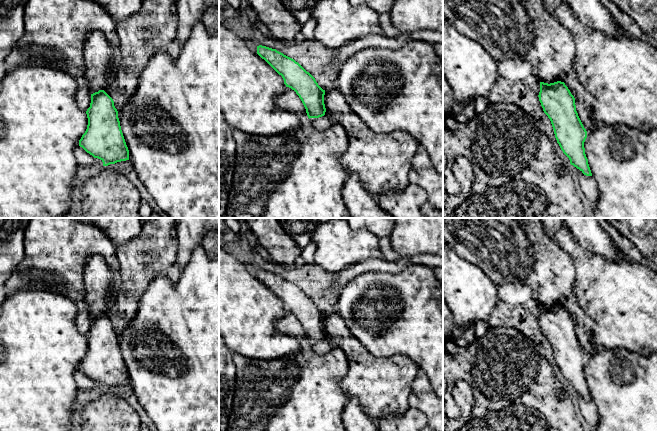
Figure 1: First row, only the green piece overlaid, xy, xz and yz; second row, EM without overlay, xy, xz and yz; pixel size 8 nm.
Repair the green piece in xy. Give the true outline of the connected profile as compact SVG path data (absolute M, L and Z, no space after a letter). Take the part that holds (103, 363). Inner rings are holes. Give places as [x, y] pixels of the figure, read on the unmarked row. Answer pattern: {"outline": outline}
{"outline": "M104 314L91 318L86 338L88 349L79 364L79 370L94 382L100 383L103 390L129 384L118 335L113 323Z"}

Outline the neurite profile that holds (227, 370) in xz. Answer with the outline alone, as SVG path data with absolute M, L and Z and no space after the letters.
M219 335L219 431L227 431L233 399L236 395L236 366L232 354L224 339Z

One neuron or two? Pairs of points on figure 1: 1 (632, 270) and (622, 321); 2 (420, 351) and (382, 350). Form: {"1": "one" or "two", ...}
{"1": "one", "2": "one"}

